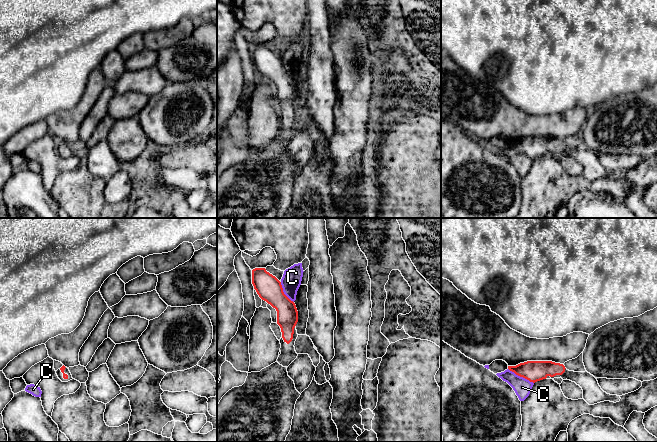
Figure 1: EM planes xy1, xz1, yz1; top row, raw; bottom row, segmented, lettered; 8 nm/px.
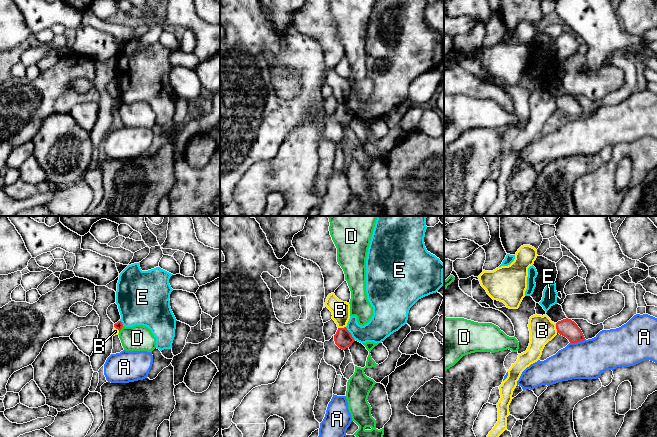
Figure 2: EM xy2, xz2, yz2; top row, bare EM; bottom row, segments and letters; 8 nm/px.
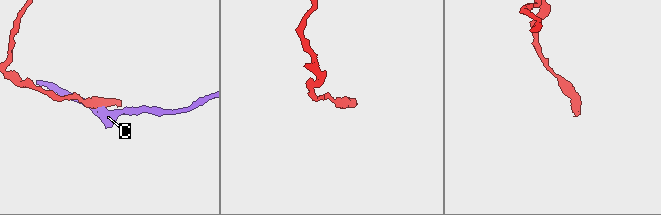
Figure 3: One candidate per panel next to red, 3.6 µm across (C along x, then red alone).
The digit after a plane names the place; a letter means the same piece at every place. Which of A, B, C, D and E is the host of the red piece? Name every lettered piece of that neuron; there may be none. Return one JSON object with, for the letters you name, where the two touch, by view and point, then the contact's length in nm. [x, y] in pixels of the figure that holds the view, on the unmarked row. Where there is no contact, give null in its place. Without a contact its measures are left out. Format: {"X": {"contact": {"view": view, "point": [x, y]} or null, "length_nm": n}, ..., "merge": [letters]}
{"merge": []}

